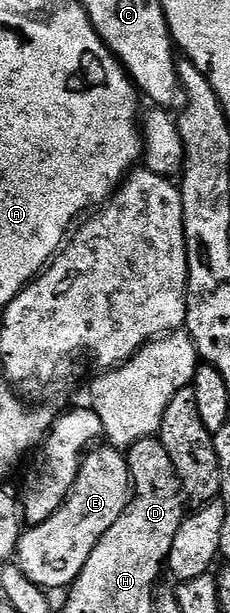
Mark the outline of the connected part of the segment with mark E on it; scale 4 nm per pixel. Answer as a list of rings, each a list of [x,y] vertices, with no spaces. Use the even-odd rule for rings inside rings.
[[[102,444],[98,450],[88,451],[81,461],[79,474],[69,493],[69,497],[64,501],[62,507],[51,517],[38,526],[26,529],[21,535],[19,549],[19,565],[21,571],[28,576],[32,582],[39,584],[46,592],[53,590],[64,591],[73,585],[73,582],[83,572],[95,544],[107,532],[107,528],[116,523],[131,502],[133,487],[128,462],[124,453],[116,446]]]

